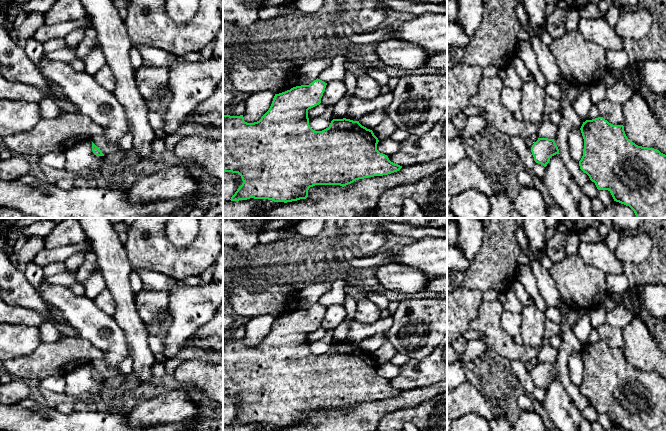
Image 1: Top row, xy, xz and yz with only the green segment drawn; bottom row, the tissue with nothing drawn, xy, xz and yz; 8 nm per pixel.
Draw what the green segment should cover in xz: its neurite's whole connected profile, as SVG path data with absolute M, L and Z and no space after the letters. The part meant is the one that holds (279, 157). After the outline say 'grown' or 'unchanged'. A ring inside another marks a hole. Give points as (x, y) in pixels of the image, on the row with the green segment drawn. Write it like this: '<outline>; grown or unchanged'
M317 78L309 85L296 86L275 94L269 110L254 123L245 122L243 115L223 115L223 172L238 173L243 181L231 201L254 198L287 203L306 199L309 188L315 185L344 187L359 179L388 175L402 168L377 150L378 138L359 121L333 119L329 127L322 131L315 131L310 127L308 110L321 103L326 85L327 83Z; unchanged

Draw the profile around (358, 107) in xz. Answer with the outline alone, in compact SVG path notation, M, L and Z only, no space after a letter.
M388 91L386 94L380 94L375 99L364 100L359 97L352 97L345 118L353 121L358 121L367 113L378 109L387 108L393 101L394 92Z

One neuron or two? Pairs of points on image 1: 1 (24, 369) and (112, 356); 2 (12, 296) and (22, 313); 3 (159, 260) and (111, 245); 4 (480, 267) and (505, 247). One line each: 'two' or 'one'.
1: two
2: two
3: two
4: one

